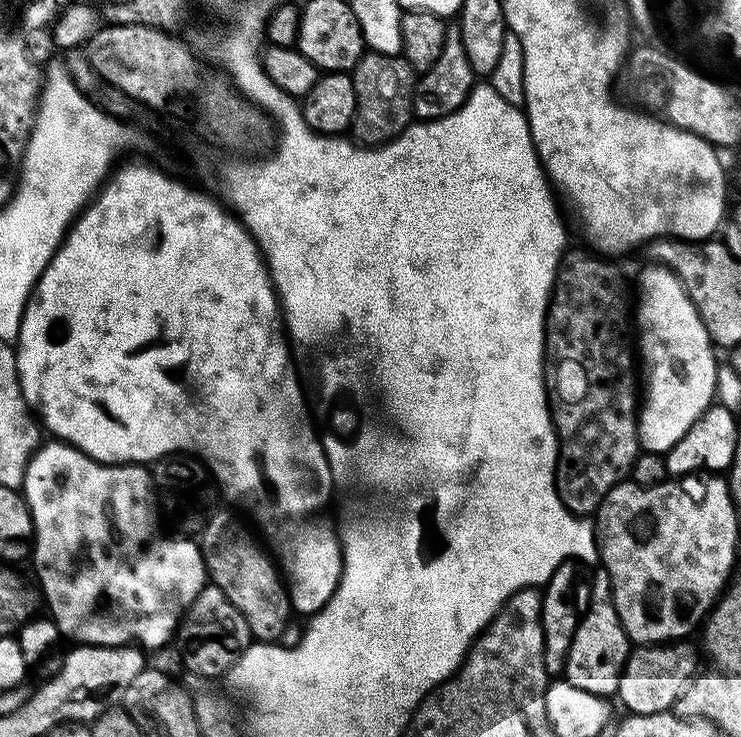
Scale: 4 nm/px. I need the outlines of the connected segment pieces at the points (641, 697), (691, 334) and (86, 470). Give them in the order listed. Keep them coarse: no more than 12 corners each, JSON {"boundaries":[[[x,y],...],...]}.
{"boundaries":[[[688,642],[640,646],[618,700],[641,716],[669,711],[697,675]],[[640,272],[648,366],[641,437],[678,438],[712,407],[718,360],[683,282]],[[52,438],[30,561],[80,644],[164,648],[206,583],[143,467]]]}

